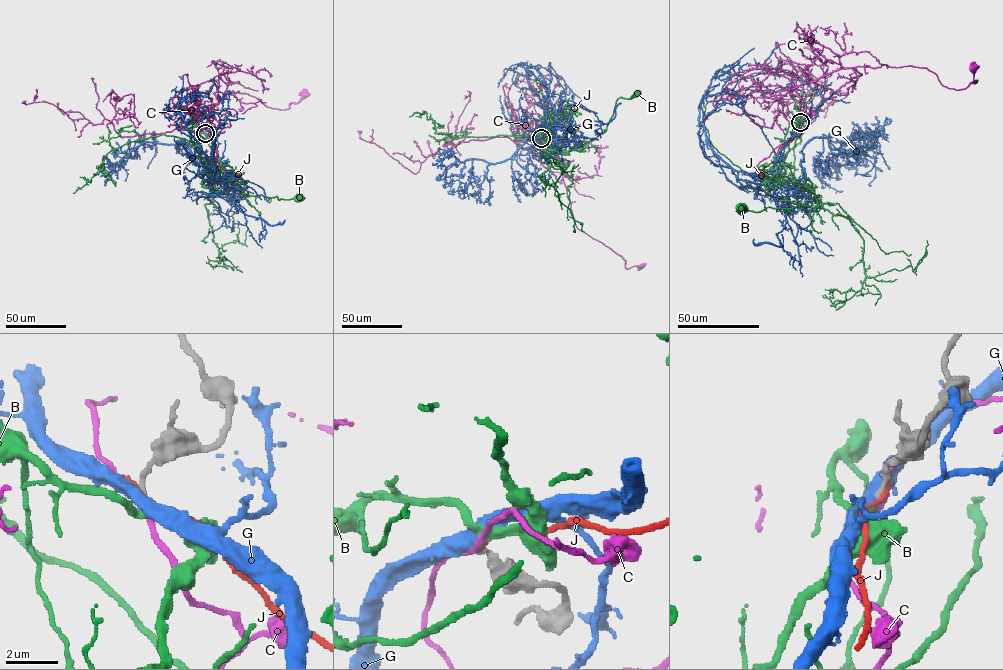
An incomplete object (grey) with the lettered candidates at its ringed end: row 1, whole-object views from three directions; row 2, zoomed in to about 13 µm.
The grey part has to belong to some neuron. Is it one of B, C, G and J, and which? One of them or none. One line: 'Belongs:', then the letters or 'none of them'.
Belongs: B

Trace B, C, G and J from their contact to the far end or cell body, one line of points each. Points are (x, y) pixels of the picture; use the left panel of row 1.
B: (204, 133), (205, 141), (196, 145), (205, 154), (205, 173), (214, 191), (301, 198)
C: (204, 133), (194, 124), (196, 119), (227, 92), (248, 93), (267, 106), (281, 109), (298, 102), (304, 93)
G: (204, 133), (219, 158), (220, 183), (233, 174), (227, 164), (182, 145), (146, 142), (123, 157), (124, 180)
J: (204, 133), (216, 144), (219, 166), (239, 174)

